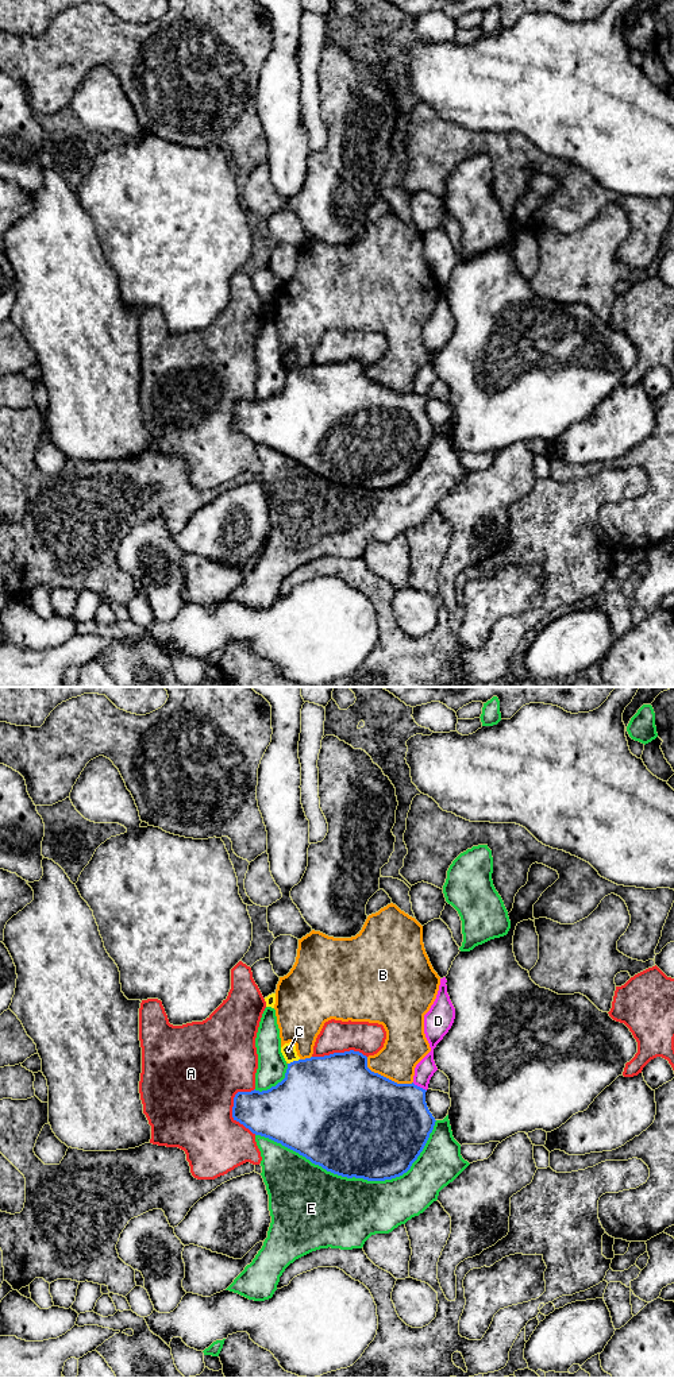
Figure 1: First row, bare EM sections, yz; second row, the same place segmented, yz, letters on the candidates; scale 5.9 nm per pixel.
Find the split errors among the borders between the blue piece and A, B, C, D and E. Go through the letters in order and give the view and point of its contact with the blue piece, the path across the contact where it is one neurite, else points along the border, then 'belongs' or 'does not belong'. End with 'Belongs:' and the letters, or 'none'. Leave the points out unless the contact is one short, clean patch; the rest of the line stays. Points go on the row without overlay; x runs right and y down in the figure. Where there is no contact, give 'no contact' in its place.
A: contact yz (232, 424); does not belong
B: contact yz (385, 386); does not belong
C: contact yz (293, 370); way yz (318, 404), (293, 370), (288, 359); belongs
D: contact yz (419, 396); does not belong
E: contact yz (355, 486); does not belong
Belongs: C

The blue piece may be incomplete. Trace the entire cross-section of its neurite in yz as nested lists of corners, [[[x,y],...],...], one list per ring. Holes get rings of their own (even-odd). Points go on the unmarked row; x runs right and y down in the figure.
[[[293,351],[281,362],[288,371],[285,387],[267,399],[238,401],[232,426],[253,443],[269,447],[299,462],[327,480],[367,490],[385,490],[403,485],[423,460],[435,435],[425,412],[425,398],[412,393],[397,393],[367,377],[367,366],[359,360],[334,362],[301,368]]]

